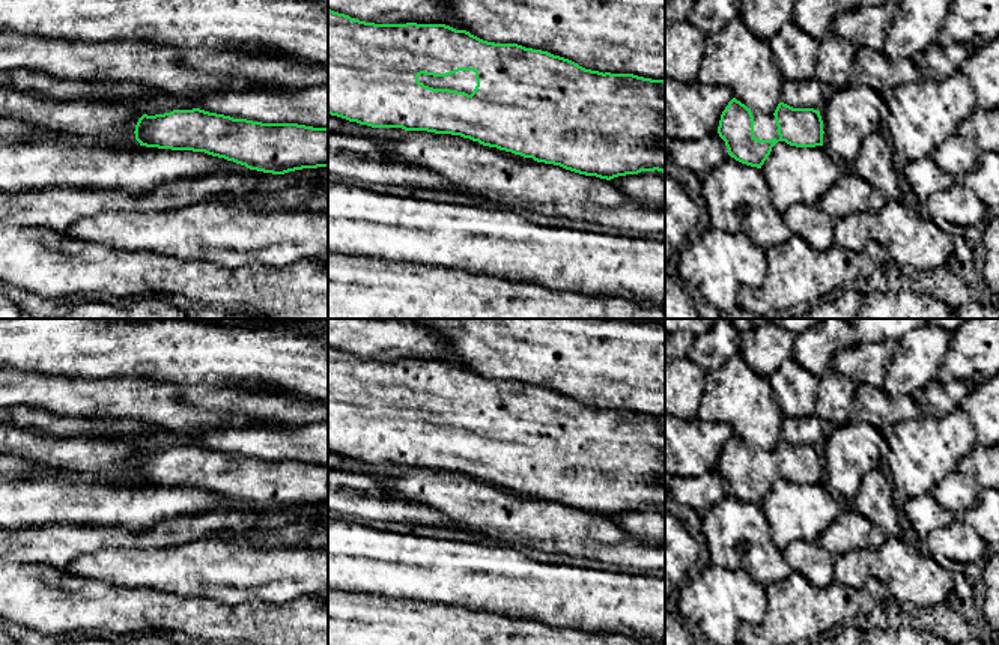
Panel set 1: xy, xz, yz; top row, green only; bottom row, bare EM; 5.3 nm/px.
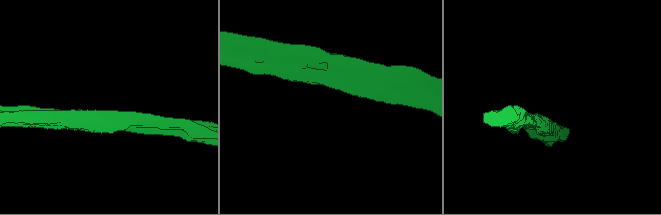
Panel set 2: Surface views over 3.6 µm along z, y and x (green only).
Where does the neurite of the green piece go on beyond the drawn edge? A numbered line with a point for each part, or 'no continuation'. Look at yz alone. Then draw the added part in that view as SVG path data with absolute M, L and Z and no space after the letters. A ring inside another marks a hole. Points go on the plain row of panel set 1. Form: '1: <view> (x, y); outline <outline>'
1: yz (765, 463); outline M751 445L751 450L754 453L754 472L760 477L779 477L779 472L776 469L778 463L775 459L773 451L766 451L757 445Z

